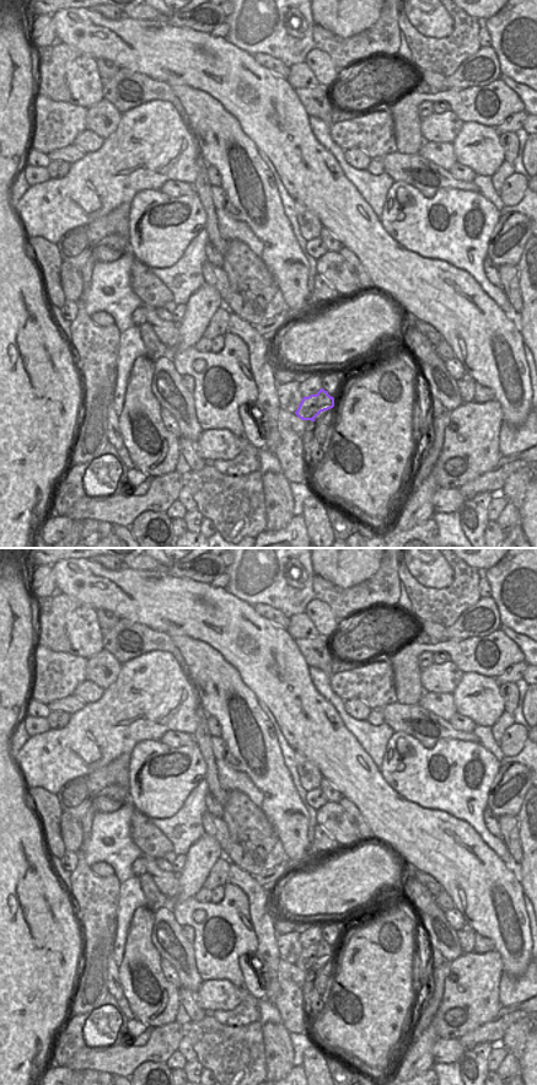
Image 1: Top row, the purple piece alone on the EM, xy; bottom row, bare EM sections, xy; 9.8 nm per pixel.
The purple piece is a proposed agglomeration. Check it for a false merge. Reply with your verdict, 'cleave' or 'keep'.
cleave

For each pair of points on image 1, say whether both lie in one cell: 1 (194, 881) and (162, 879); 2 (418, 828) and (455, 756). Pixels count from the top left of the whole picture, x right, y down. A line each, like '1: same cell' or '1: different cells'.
1: different cells
2: different cells

